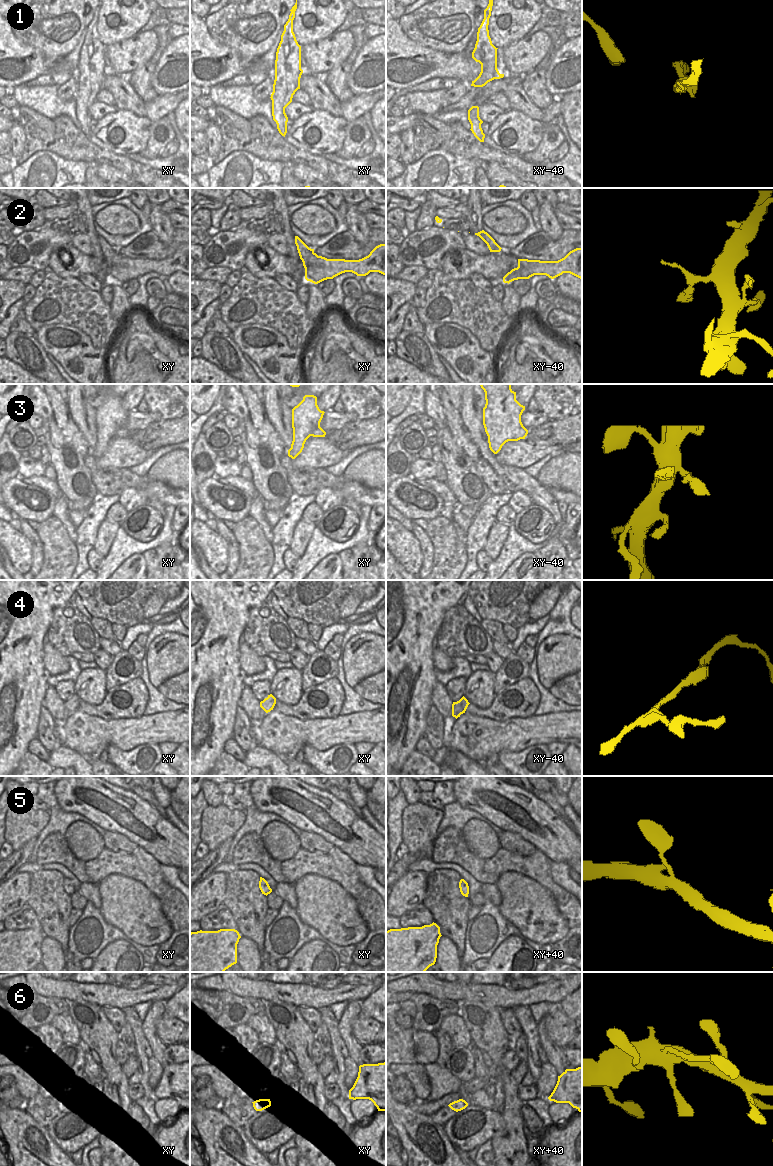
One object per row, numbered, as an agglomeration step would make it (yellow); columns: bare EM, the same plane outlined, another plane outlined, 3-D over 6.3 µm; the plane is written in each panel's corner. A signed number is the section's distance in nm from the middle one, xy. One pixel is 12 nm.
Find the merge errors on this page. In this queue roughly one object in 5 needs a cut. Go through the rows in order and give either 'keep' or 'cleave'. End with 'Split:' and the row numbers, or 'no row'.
1: keep
2: keep
3: keep
4: keep
5: keep
6: keep
Split: no row

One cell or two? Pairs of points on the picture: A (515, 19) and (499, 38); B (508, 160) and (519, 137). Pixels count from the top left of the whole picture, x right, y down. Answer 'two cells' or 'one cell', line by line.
A: one cell
B: two cells

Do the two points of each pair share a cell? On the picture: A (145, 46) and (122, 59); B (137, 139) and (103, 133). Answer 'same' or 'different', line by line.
A: same
B: same

